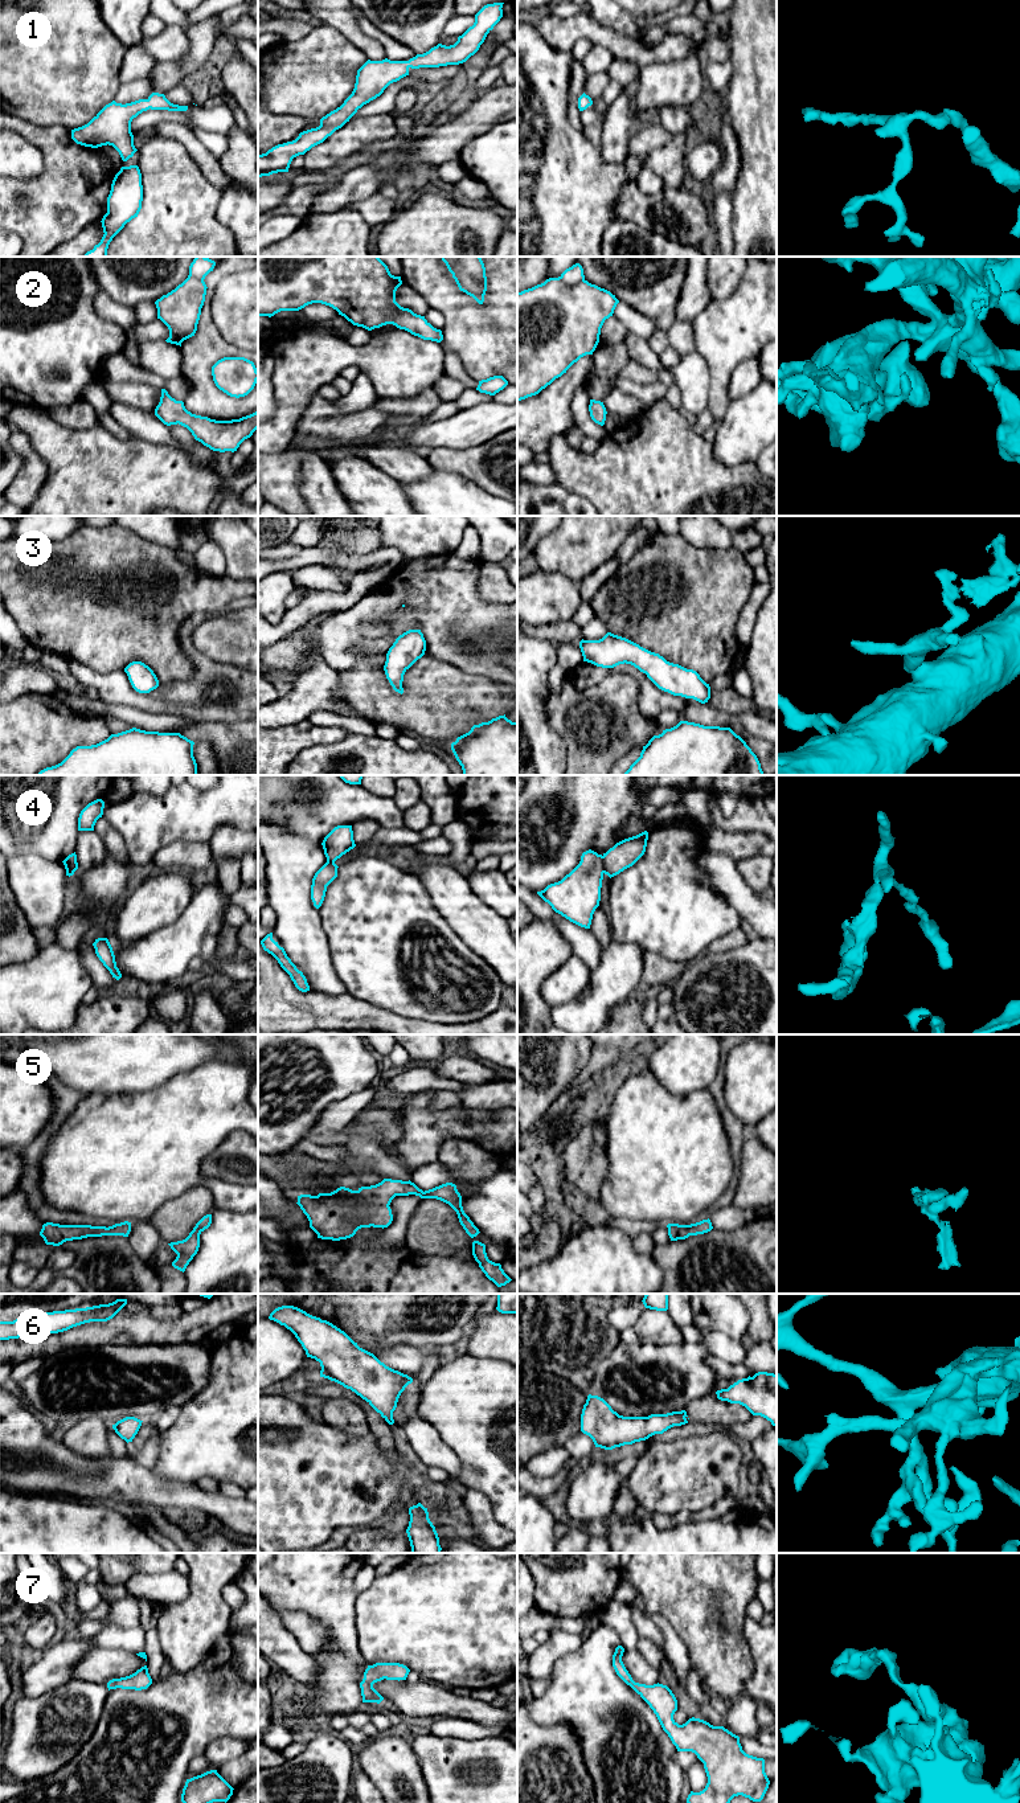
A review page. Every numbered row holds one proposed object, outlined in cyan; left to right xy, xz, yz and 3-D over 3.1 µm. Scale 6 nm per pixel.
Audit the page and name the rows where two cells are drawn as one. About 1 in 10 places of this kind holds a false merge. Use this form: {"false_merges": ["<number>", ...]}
{"false_merges": ["4"]}

